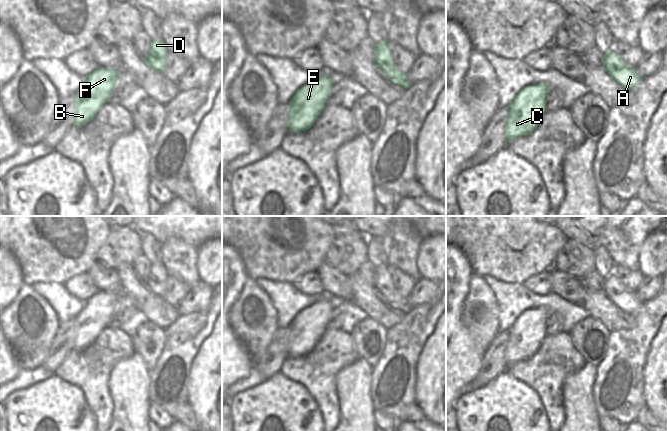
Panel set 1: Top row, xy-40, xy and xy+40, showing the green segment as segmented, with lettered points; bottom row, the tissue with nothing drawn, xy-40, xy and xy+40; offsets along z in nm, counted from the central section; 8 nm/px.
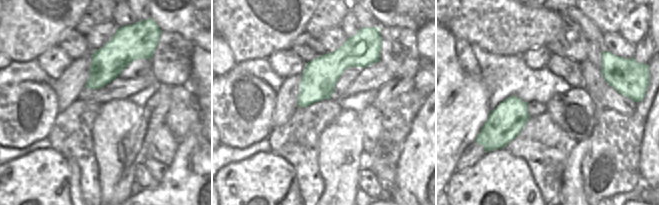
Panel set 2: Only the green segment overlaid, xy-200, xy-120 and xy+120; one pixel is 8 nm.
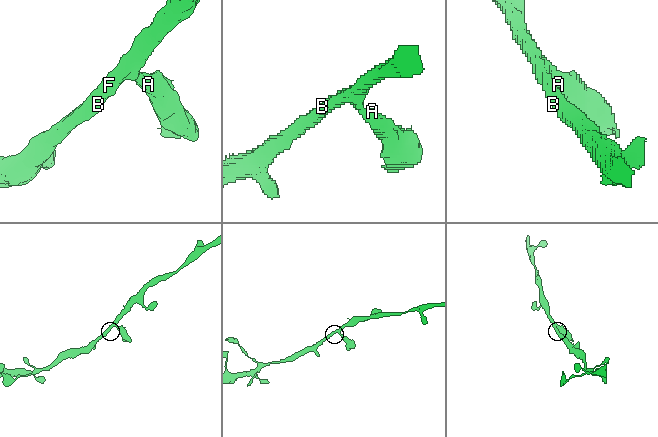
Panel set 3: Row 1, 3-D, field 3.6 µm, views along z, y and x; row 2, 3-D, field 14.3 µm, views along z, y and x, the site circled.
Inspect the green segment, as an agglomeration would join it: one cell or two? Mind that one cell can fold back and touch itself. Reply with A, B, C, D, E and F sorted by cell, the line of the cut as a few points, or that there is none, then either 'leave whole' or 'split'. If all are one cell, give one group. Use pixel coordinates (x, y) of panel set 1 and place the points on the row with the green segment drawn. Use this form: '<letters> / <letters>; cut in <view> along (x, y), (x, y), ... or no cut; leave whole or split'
A B C D E F; no cut; leave whole

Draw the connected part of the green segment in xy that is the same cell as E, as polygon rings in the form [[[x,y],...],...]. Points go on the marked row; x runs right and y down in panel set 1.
[[[322,75],[297,90],[289,102],[289,133],[302,133],[313,126],[327,106],[333,85],[328,75]]]

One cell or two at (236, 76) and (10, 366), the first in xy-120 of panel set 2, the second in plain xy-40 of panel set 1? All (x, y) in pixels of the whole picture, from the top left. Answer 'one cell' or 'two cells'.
two cells

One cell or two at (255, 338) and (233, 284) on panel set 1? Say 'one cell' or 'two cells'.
two cells

